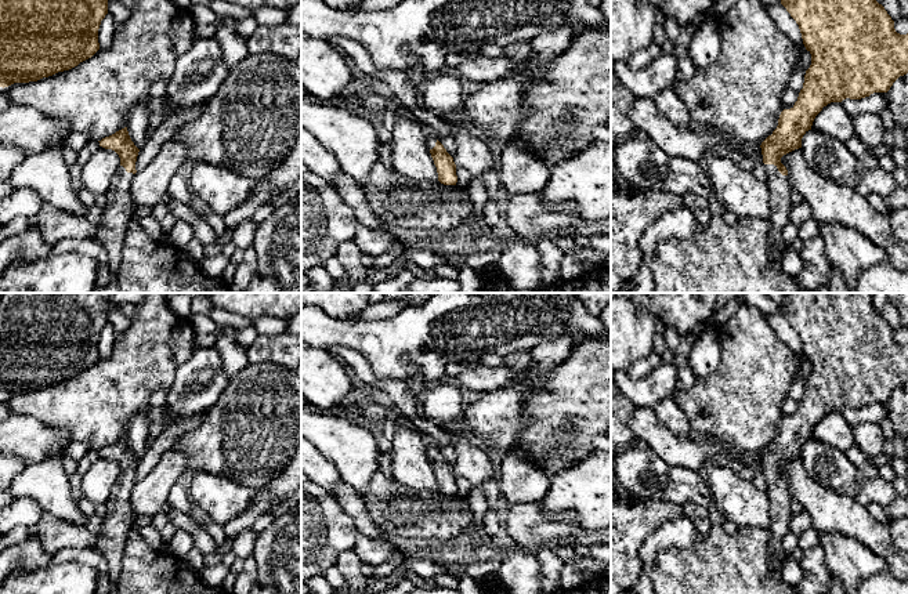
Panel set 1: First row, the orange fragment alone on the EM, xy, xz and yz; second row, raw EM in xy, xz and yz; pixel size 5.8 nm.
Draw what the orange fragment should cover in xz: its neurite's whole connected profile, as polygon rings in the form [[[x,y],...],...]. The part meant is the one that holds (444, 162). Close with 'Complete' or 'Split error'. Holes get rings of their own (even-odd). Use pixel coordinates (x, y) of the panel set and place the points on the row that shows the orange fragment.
[[[434,137],[427,138],[427,148],[437,167],[438,181],[444,185],[456,185],[456,164],[444,145]]]. Split error

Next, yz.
[[[781,0],[799,25],[803,44],[811,54],[803,88],[791,109],[784,109],[778,126],[760,145],[770,189],[770,245],[784,256],[786,243],[781,231],[789,222],[795,191],[781,157],[802,148],[803,135],[811,130],[815,116],[831,102],[861,99],[873,93],[887,93],[893,83],[908,73],[908,33],[900,35],[894,21],[876,0]]]. Split error

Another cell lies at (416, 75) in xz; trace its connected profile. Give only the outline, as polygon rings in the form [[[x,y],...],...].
[[[416,65],[406,72],[409,84],[420,91],[422,84],[430,77],[422,65]]]

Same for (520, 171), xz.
[[[518,140],[502,148],[498,174],[504,196],[540,192],[550,178],[550,167]]]

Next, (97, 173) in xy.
[[[100,146],[82,167],[83,186],[95,196],[106,195],[119,166],[119,155],[112,149]]]

